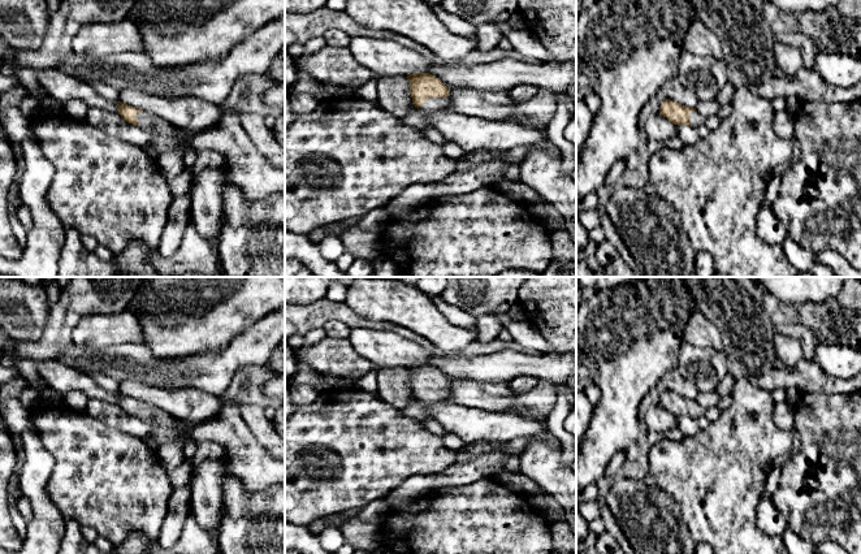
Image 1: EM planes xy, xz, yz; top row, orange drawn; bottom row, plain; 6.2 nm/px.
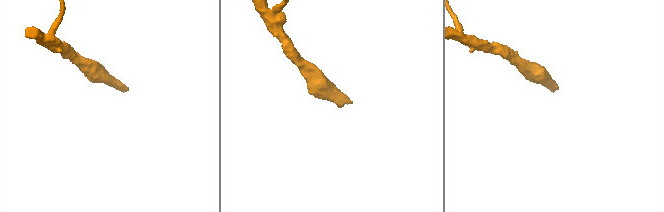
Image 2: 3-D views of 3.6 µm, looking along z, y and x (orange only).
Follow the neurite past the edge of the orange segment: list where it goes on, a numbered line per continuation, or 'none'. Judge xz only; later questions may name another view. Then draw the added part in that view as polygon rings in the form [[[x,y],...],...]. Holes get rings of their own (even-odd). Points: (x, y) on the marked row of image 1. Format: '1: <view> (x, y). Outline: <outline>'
1: xz (433, 104). Outline: [[[429,98],[420,107],[423,112],[451,112],[451,105],[446,98]]]

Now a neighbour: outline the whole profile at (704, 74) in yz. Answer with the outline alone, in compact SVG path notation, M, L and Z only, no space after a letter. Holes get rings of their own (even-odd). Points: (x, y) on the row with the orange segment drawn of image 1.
M683 51L678 78L697 94L698 101L708 101L714 100L719 90L730 82L730 70L723 59L696 56Z

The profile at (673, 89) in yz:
M678 77L669 78L662 87L662 92L667 99L688 108L696 108L698 104L697 94L687 88Z

